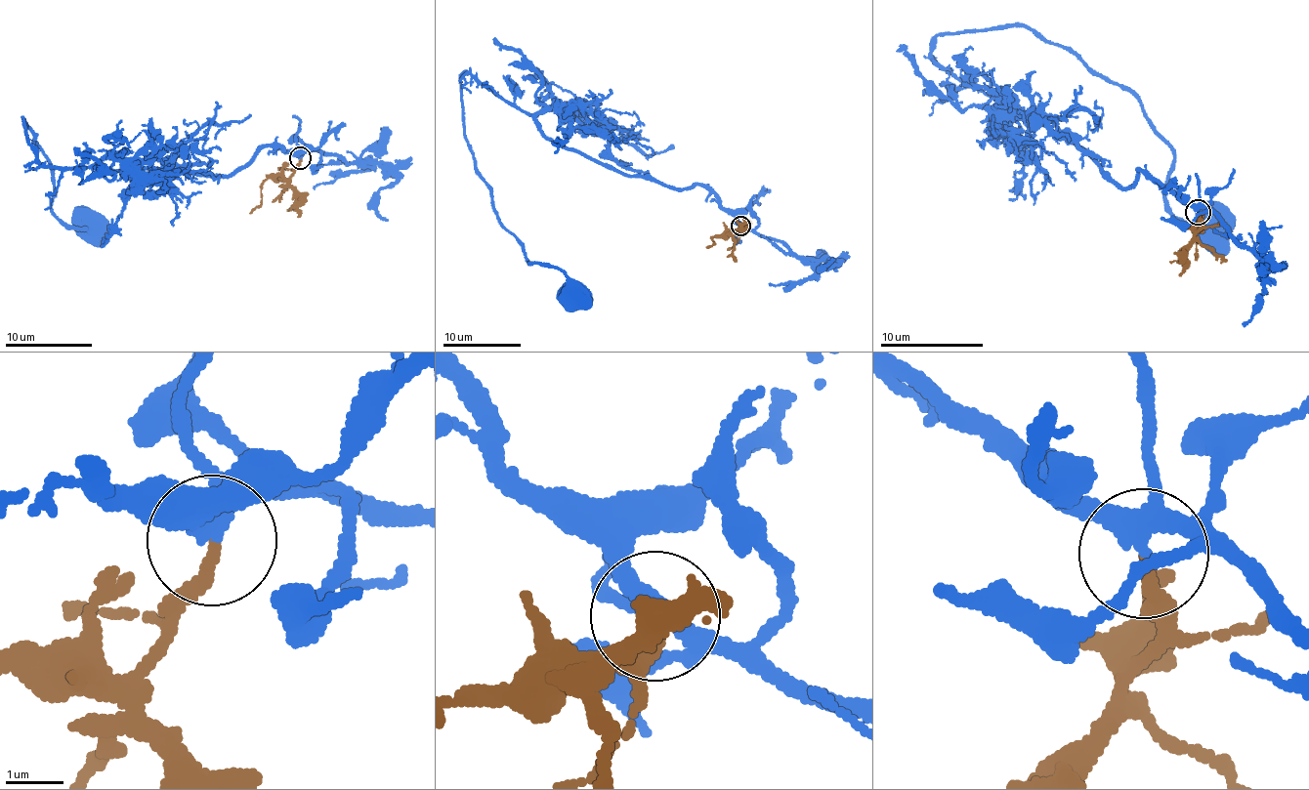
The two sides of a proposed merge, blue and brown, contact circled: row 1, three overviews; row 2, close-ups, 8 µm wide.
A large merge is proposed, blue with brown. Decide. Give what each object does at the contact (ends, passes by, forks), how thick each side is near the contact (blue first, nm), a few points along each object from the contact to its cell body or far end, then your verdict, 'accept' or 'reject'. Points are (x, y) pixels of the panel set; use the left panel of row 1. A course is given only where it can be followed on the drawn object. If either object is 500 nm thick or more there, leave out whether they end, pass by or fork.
blue forks; brown ends; calibres 240 and 200 nm; course blue (300, 158), (262, 147), (221, 177), (46, 167), (21, 116), (53, 179), (54, 214), (67, 225), (94, 222); course brown (300, 158), (289, 178), (269, 178), (262, 184), (262, 201), (249, 214); accept

